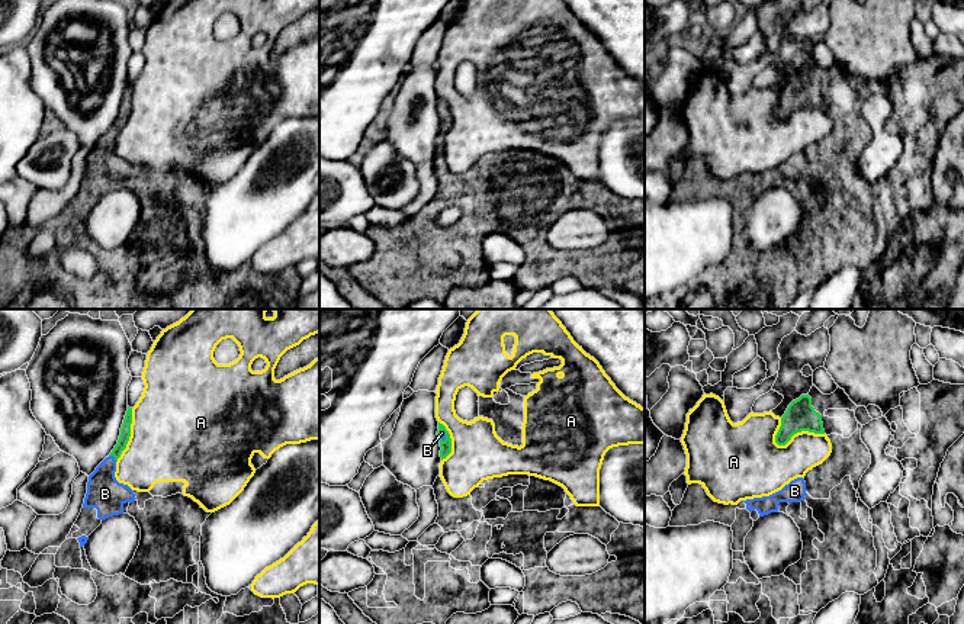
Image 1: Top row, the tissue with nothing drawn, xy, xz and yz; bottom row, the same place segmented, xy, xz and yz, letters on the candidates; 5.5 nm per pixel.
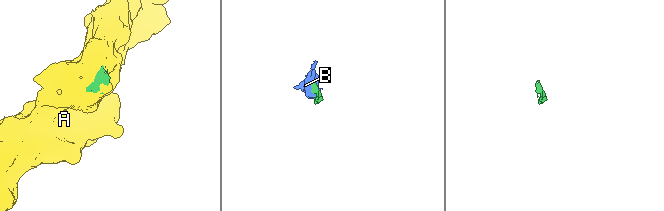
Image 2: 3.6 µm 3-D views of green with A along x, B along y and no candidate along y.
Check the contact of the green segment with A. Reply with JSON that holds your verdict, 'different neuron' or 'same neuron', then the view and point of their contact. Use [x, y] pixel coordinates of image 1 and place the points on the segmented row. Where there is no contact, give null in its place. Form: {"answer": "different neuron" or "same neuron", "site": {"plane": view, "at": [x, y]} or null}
{"answer": "different neuron", "site": {"plane": "yz", "at": [799, 431]}}

